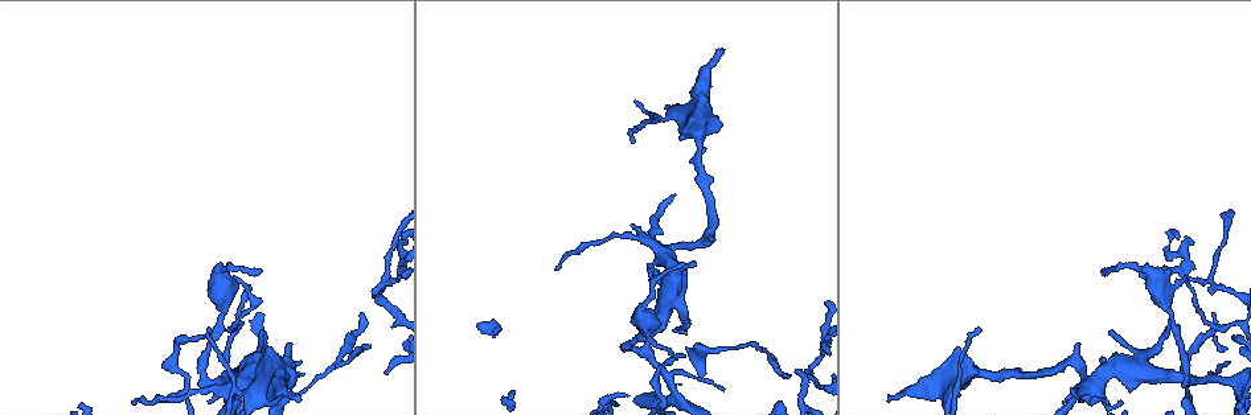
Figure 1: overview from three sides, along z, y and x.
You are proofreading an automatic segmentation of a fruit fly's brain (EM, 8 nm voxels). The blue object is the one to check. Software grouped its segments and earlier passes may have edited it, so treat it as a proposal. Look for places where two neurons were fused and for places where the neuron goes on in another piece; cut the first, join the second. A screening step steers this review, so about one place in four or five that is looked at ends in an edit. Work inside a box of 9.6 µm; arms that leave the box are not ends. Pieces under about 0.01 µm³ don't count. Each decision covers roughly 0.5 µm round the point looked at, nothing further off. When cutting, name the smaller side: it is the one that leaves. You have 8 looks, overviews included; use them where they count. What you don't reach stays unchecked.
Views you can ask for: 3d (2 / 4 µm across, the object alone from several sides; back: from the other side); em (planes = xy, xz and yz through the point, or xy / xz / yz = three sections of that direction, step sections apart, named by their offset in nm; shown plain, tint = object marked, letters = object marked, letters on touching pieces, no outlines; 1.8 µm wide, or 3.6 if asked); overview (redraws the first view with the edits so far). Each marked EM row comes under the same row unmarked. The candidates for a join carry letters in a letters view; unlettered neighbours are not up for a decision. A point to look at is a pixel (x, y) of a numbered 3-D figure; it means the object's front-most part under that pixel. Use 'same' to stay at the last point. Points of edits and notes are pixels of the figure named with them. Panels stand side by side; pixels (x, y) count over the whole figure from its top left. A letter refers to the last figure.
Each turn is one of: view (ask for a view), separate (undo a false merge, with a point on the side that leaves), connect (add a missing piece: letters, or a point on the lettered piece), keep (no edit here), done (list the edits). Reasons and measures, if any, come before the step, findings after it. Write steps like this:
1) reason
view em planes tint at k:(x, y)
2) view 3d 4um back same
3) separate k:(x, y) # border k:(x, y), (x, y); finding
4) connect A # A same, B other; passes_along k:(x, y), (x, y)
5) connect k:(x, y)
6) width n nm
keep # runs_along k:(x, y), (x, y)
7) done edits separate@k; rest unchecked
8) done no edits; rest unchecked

side arm on a straight run
view 3d 2um at 1:(673, 394)

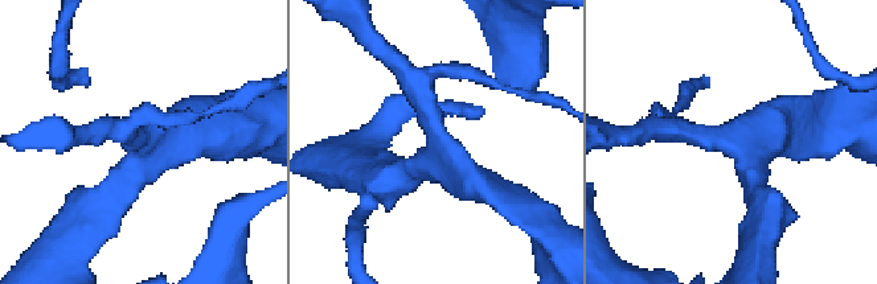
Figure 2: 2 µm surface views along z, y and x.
need the tissue
view em planes letters at 2:(730, 145)

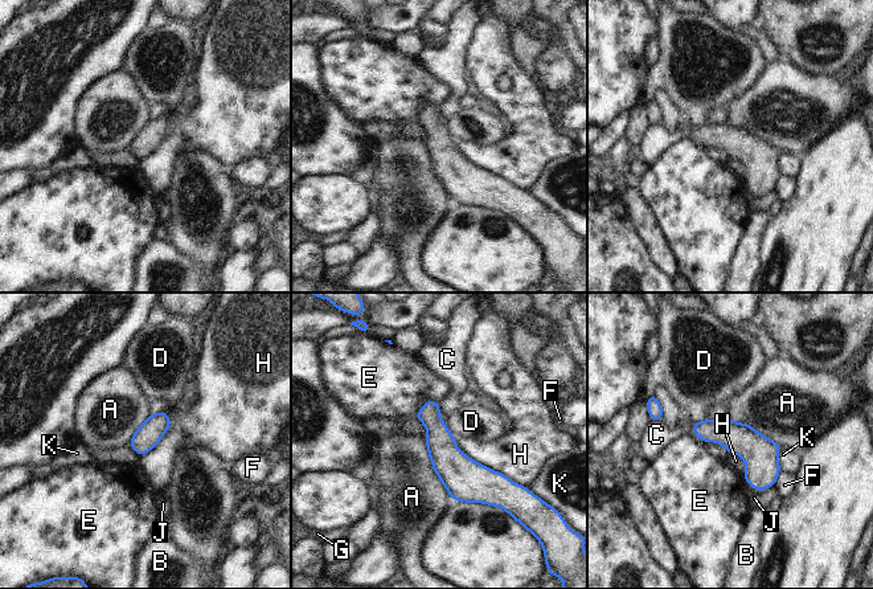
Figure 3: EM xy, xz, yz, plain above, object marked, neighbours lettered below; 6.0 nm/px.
width 150 nm
keep # A other, B other, C other, D other, E other, F other, G other, H other, J other, K other; runs_along 3:(429, 404), (441, 445), (507, 482); all the same neuron

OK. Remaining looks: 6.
thin end
view em xy step 4 tint at 1:(261, 313)

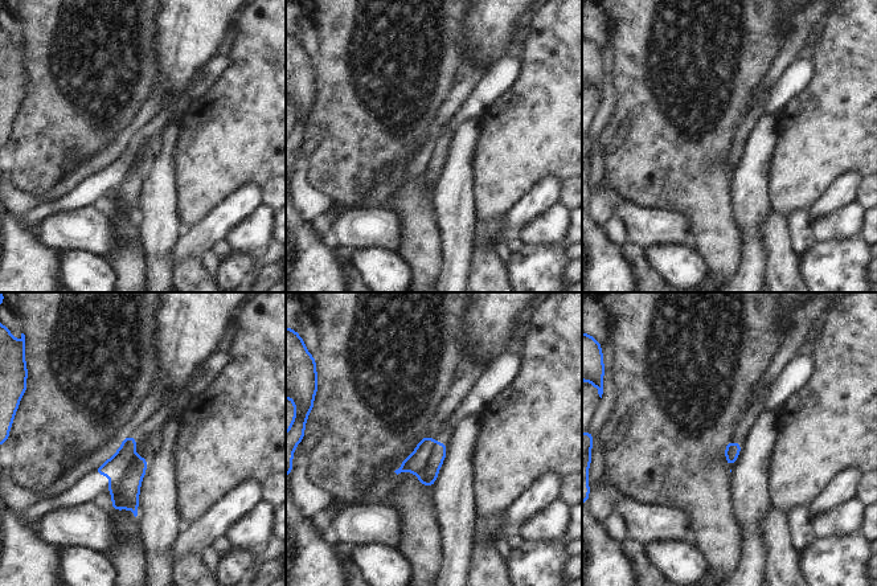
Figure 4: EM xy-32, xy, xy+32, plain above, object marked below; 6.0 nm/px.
cut it another way
view em planes letters same

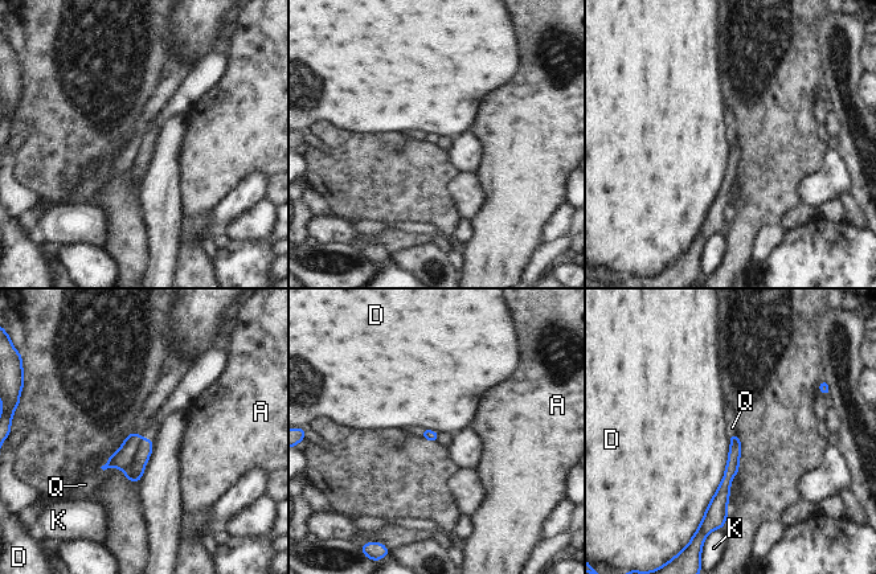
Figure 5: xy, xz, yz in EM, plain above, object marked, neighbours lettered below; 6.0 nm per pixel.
keep # A other, D other, K other, Q other; runs_along 5:(736, 439), (719, 515); no lettered piece goes on from it

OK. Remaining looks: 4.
an open end
view em planes letters at 1:(722, 50)

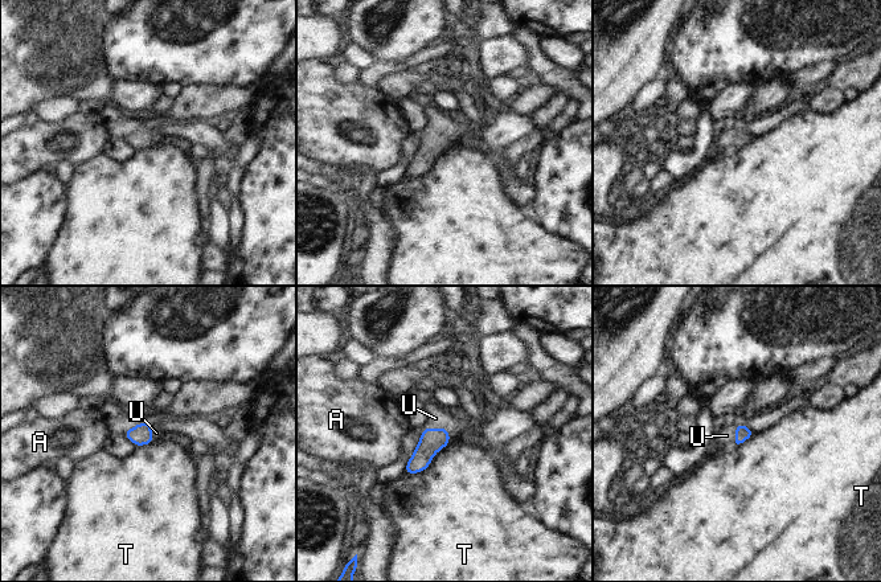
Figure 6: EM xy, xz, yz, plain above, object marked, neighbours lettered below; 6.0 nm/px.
connect U # A other, T other, U same; passes_along 6:(431, 441), (437, 429), (435, 418); the neuron continues

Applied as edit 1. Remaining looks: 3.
done edits connect@6; rest unchecked

